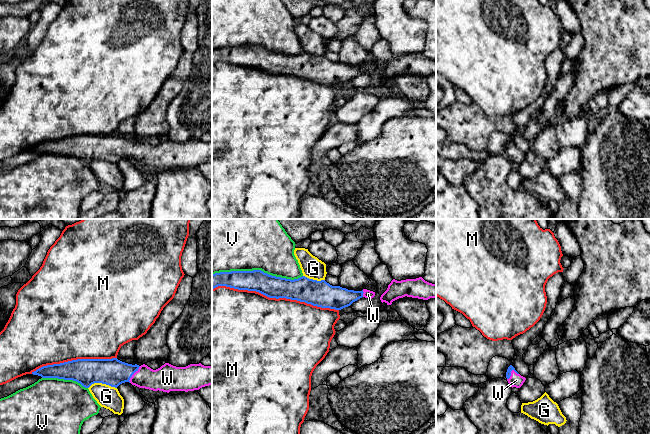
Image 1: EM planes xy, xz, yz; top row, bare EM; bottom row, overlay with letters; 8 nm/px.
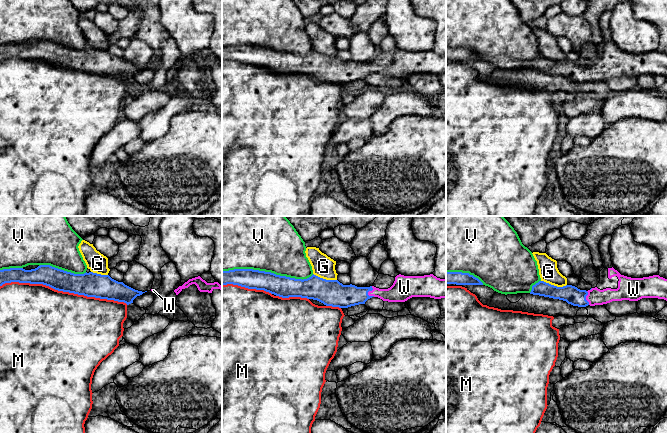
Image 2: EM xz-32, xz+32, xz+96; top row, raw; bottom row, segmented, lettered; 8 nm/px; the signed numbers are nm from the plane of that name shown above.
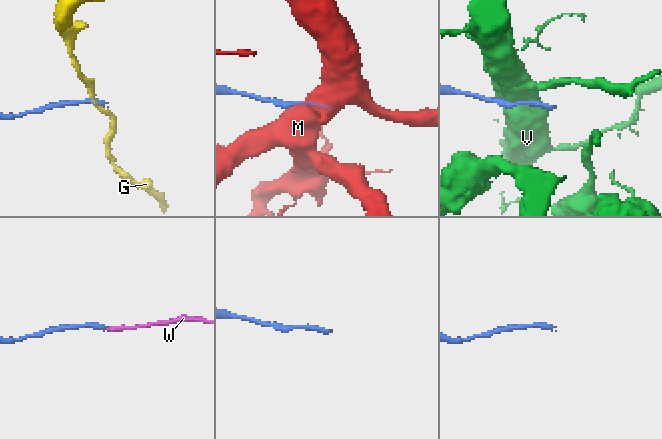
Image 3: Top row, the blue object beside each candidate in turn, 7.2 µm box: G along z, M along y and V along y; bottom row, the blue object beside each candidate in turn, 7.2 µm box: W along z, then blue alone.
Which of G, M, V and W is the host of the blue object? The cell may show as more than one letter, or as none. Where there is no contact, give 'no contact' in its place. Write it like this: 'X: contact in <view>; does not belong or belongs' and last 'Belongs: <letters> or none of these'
G: contact in xy; does not belong
M: contact in xz; does not belong
V: contact in xz; does not belong
W: contact in xy; belongs
Belongs: W

